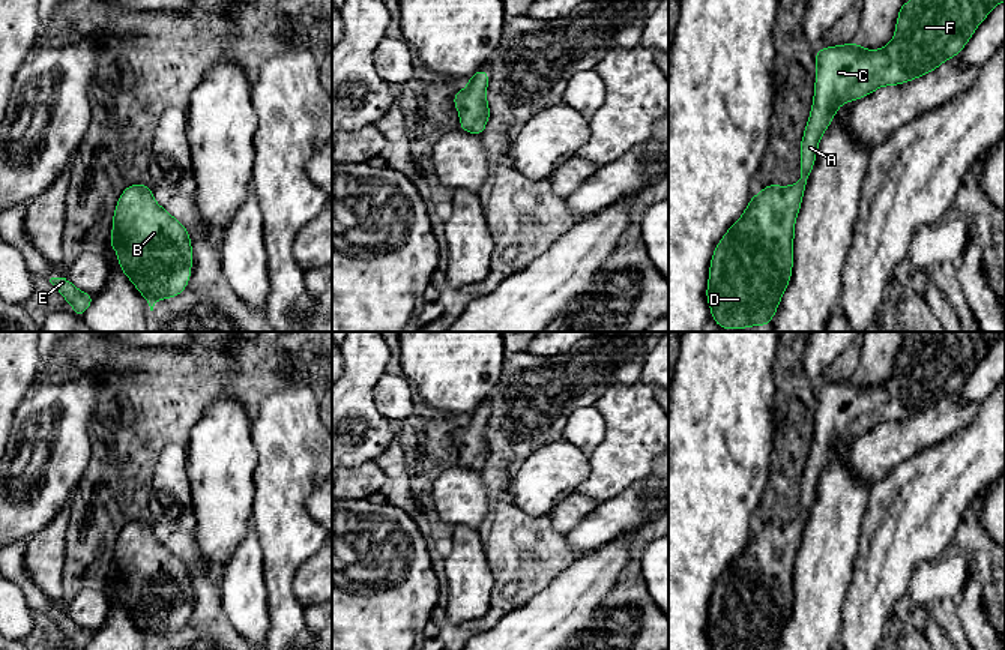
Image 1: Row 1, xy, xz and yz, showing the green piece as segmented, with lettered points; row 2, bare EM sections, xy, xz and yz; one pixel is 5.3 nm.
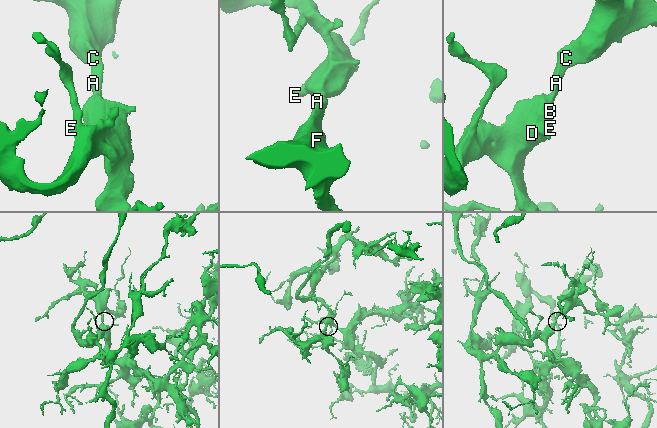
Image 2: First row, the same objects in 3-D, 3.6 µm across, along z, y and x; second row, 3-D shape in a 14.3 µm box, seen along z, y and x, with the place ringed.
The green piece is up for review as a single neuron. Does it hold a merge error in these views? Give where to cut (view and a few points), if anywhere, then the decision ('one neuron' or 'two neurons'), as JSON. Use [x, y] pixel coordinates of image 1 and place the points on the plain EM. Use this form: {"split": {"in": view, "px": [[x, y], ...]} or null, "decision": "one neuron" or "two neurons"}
{"split": null, "decision": "one neuron"}

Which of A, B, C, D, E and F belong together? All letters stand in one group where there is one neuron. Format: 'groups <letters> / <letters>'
groups A B C D E F

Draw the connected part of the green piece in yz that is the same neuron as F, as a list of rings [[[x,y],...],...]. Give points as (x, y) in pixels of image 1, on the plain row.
[[[916,332],[903,338],[892,377],[882,386],[864,386],[859,380],[825,383],[816,387],[816,419],[810,453],[799,482],[801,516],[792,522],[765,521],[759,531],[751,531],[747,546],[726,567],[718,578],[711,602],[706,636],[711,650],[775,650],[792,614],[795,557],[801,546],[811,506],[816,500],[817,483],[822,471],[829,464],[838,444],[850,437],[862,435],[882,422],[900,422],[937,405],[943,398],[955,393],[973,372],[976,363],[987,351],[1005,336],[1005,332]]]

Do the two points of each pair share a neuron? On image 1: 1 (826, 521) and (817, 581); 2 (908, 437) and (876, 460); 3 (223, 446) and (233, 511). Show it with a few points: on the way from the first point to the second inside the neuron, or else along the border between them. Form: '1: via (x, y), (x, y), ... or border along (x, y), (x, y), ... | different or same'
1: via (826, 536), (825, 566) | same
2: via (900, 440), (894, 442), (884, 452) | same
3: via (223, 463), (223, 494) | same

